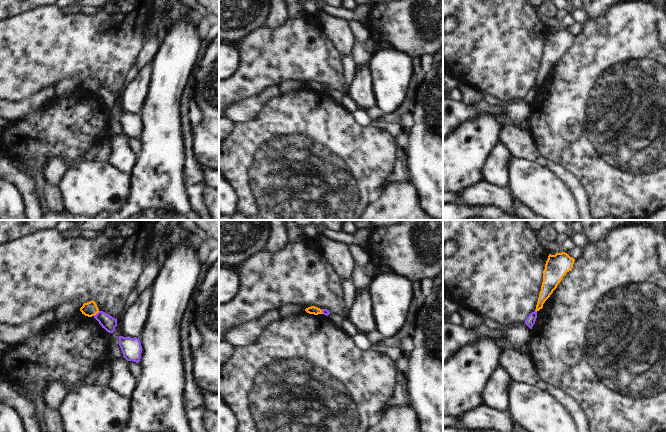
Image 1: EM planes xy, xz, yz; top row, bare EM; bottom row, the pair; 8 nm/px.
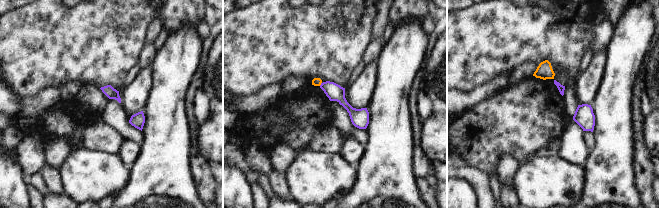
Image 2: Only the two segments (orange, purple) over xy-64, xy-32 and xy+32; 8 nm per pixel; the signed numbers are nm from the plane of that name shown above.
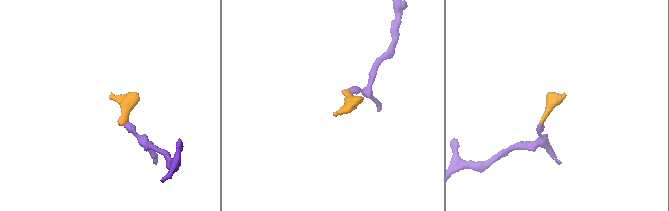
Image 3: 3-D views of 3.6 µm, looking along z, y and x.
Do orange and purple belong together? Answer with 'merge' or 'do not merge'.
do not merge

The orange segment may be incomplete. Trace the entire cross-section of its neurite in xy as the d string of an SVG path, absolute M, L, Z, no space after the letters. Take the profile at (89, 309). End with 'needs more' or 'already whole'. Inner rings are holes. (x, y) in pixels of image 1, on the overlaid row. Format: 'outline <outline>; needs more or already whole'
outline M92 300L90 302L84 303L83 306L80 308L80 311L85 316L92 317L99 312L99 309L95 301Z; already whole

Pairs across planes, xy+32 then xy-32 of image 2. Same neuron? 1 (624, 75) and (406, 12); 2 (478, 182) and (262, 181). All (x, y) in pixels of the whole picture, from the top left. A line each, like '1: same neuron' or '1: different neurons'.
1: different neurons
2: different neurons

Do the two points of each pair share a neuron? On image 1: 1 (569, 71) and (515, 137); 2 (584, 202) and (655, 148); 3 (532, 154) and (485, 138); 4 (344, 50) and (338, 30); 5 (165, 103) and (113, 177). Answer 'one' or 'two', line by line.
1: two
2: two
3: two
4: one
5: two

